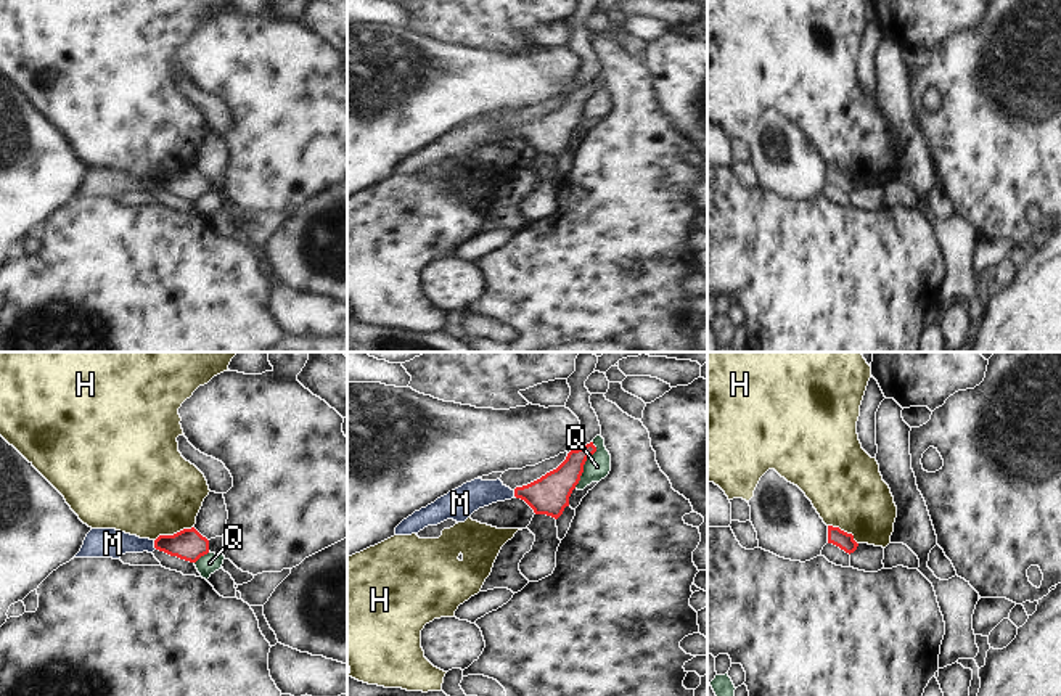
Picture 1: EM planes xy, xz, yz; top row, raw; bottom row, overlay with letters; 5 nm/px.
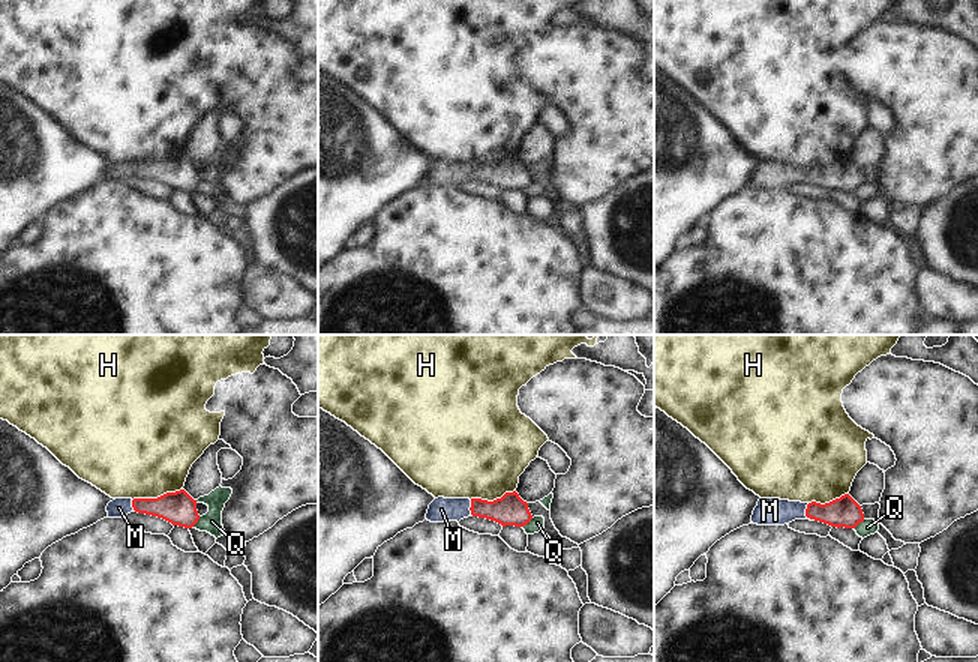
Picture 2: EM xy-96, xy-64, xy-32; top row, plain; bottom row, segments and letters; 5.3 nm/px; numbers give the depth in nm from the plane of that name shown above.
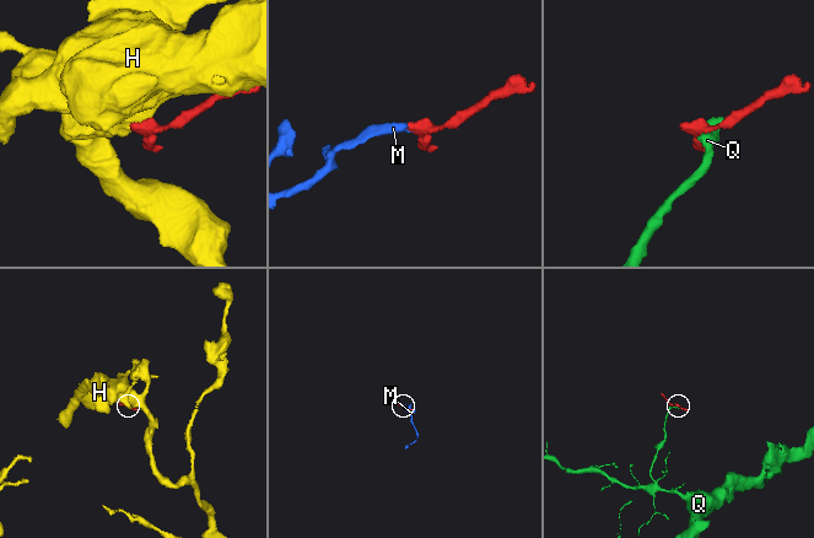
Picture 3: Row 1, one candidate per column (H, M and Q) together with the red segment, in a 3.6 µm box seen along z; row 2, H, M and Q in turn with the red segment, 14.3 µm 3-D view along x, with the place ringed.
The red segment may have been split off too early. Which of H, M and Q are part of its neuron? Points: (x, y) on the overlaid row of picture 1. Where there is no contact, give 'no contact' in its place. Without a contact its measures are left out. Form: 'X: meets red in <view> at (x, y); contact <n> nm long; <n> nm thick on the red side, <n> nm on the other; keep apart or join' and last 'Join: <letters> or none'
H: meets red in xy at (174, 534); contact 220 nm long; 160 nm thick on the red side, 460 nm on the other; keep apart
M: meets red in xy at (155, 545); contact 50 nm long; 160 nm thick on the red side, 140 nm on the other; join
Q: meets red in xz at (584, 463); contact 260 nm long; 190 nm thick on the red side, 130 nm on the other; keep apart
Join: M

